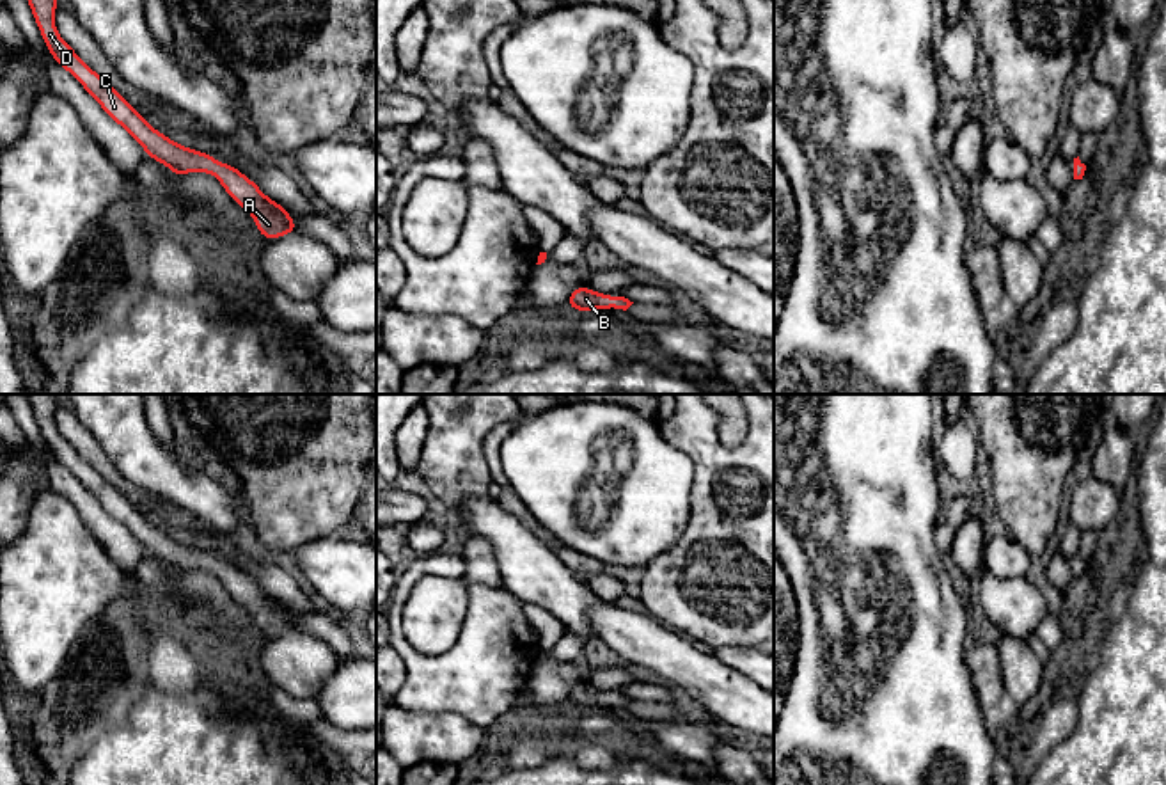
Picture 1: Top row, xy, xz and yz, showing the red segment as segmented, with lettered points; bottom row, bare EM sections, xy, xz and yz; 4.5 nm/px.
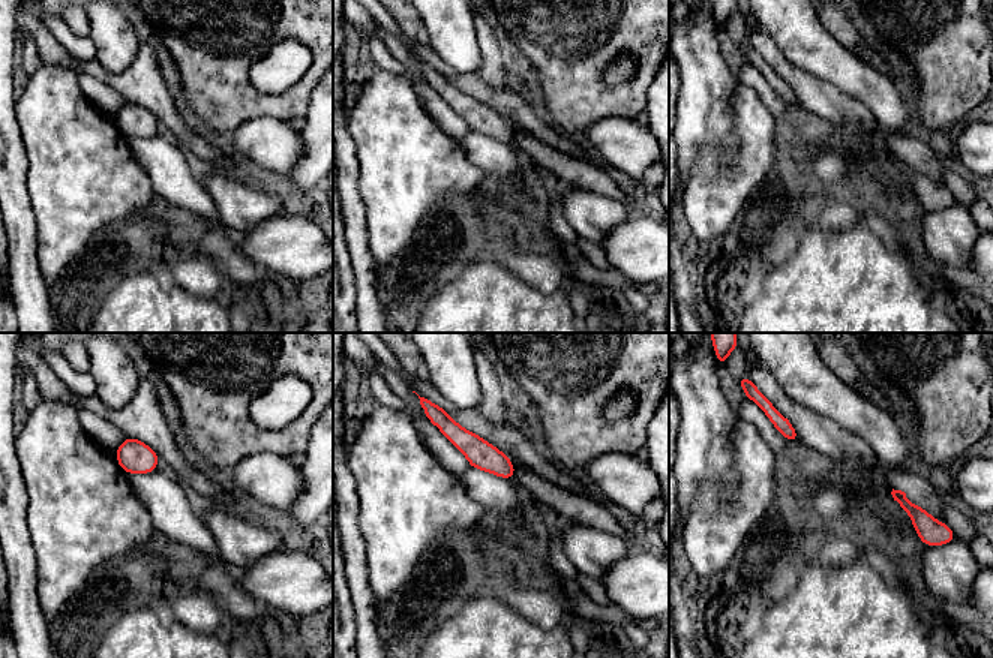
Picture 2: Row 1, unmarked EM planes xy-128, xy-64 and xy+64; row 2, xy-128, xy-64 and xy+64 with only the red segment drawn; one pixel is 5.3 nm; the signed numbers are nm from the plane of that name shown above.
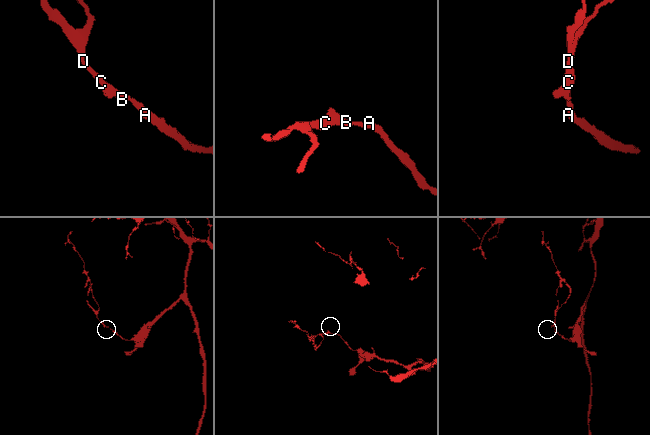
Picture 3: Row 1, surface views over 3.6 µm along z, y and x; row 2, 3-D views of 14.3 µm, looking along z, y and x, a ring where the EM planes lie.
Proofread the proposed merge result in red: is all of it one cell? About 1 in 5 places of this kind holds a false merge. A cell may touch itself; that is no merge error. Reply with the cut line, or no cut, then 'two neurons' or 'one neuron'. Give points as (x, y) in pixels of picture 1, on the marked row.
cut none; one neuron

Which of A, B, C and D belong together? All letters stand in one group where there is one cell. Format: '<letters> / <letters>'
A B C D

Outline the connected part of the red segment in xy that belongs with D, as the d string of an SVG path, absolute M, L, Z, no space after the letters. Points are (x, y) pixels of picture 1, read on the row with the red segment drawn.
M27 0L43 41L51 57L99 103L99 107L121 124L146 151L146 155L167 165L177 178L192 170L215 174L218 183L243 210L247 210L264 240L298 233L291 213L241 174L231 163L220 163L215 156L179 146L154 130L137 108L133 108L112 85L91 69L76 52L59 36L53 14L59 0Z

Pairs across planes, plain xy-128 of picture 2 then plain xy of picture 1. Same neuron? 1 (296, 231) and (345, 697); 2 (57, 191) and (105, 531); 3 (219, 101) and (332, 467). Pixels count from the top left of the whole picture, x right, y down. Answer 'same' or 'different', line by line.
1: same
2: different
3: same

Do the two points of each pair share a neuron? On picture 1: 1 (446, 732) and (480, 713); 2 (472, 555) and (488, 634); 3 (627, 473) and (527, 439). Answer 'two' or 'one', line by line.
1: two
2: two
3: one

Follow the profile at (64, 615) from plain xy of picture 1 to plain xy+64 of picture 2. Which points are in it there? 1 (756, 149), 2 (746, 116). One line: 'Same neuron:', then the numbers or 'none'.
Same neuron: 1, 2

